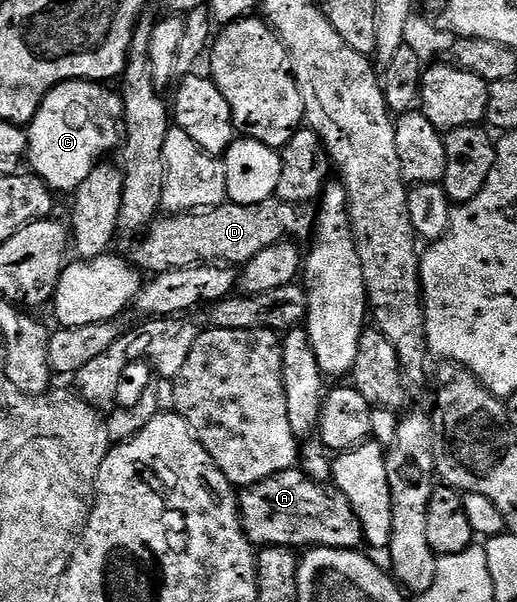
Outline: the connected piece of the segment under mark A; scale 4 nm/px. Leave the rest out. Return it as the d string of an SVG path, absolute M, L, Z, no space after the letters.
M300 468L284 470L275 476L267 476L267 480L259 480L250 486L240 487L237 507L241 513L241 526L245 529L250 542L257 548L326 546L328 550L357 550L365 542L365 533L359 524L359 516L355 516L355 508L351 508L347 496L343 496L343 492L339 492L332 485L307 477Z

